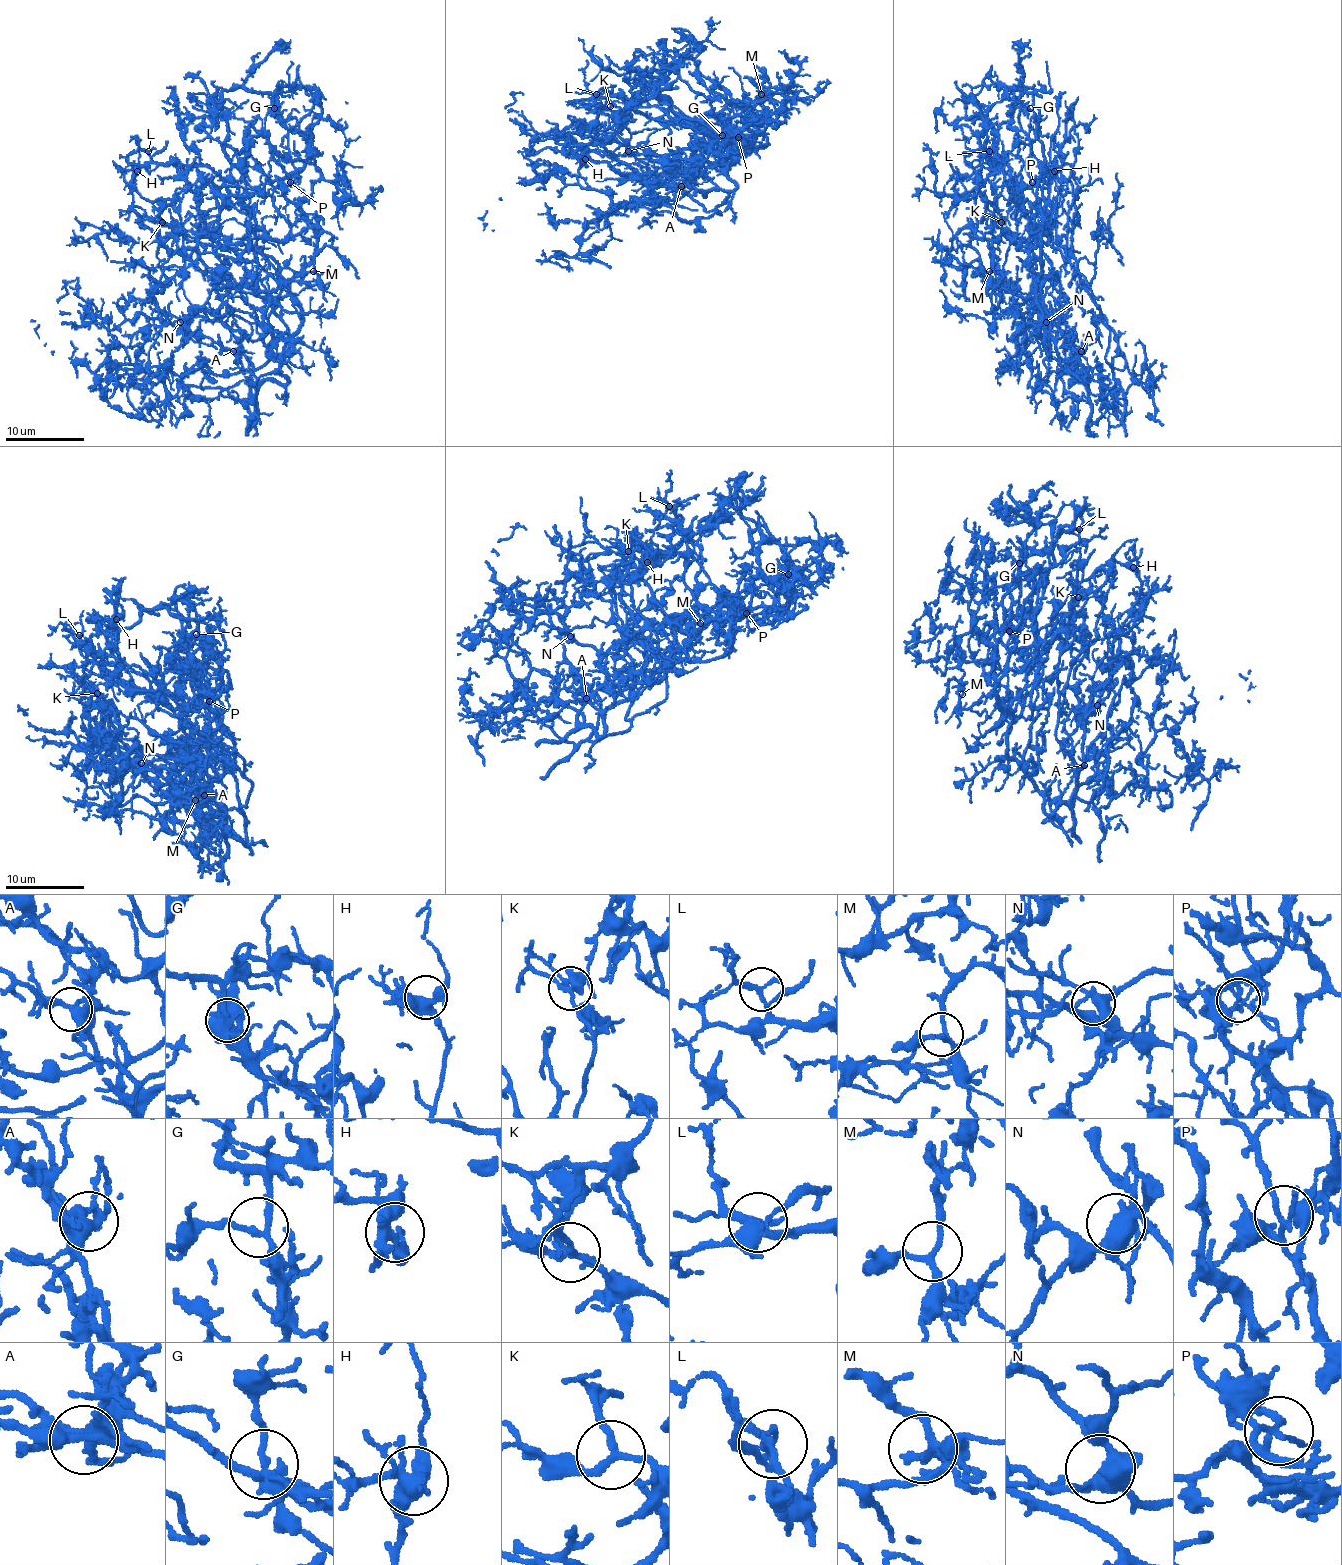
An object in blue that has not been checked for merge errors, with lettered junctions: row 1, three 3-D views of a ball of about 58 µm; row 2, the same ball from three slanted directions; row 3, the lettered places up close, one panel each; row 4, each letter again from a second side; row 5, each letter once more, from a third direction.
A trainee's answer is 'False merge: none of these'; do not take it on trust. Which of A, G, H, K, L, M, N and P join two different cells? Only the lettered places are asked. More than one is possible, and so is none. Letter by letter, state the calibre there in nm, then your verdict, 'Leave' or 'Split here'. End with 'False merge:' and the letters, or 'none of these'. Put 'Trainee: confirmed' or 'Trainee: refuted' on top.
Trainee: confirmed
A: Thickness 400 nm. Leave
G: Thickness 200 nm. Leave
H: Thickness 440 nm. Leave
K: Thickness 200 nm. Leave
L: Thickness 200 nm. Leave
M: Thickness 190 nm. Leave
N: Thickness 420 nm. Leave
P: Thickness 170 nm. Leave
False merge: none of these

